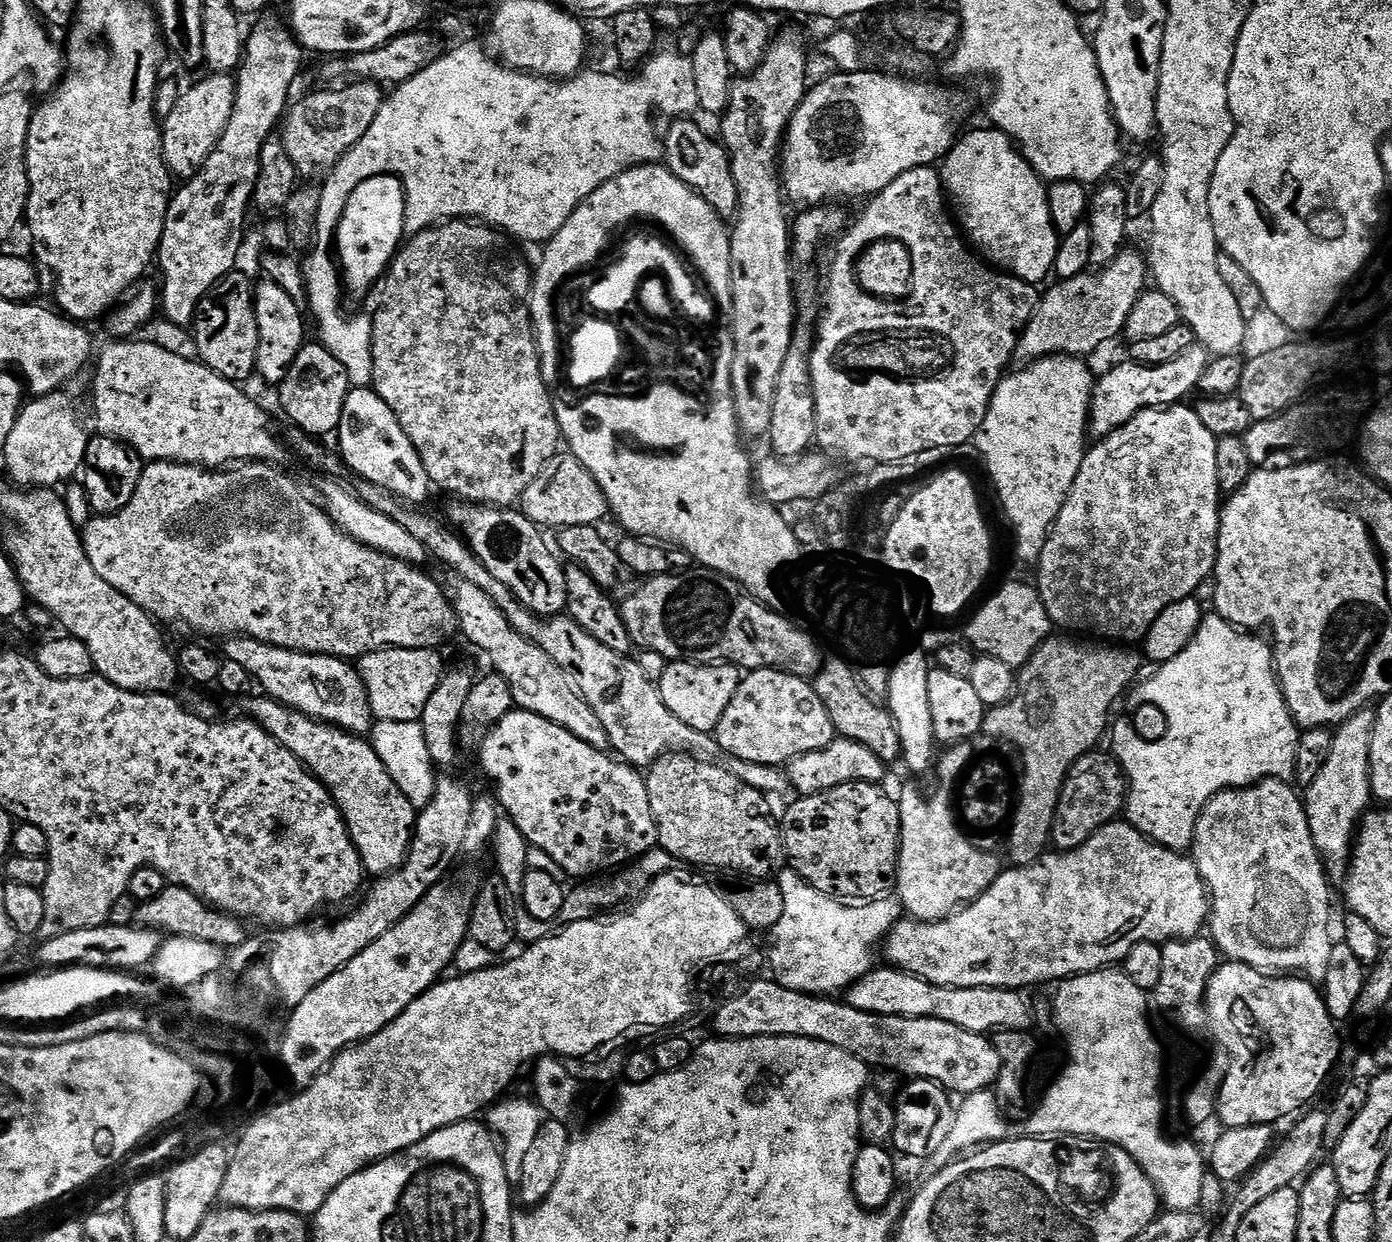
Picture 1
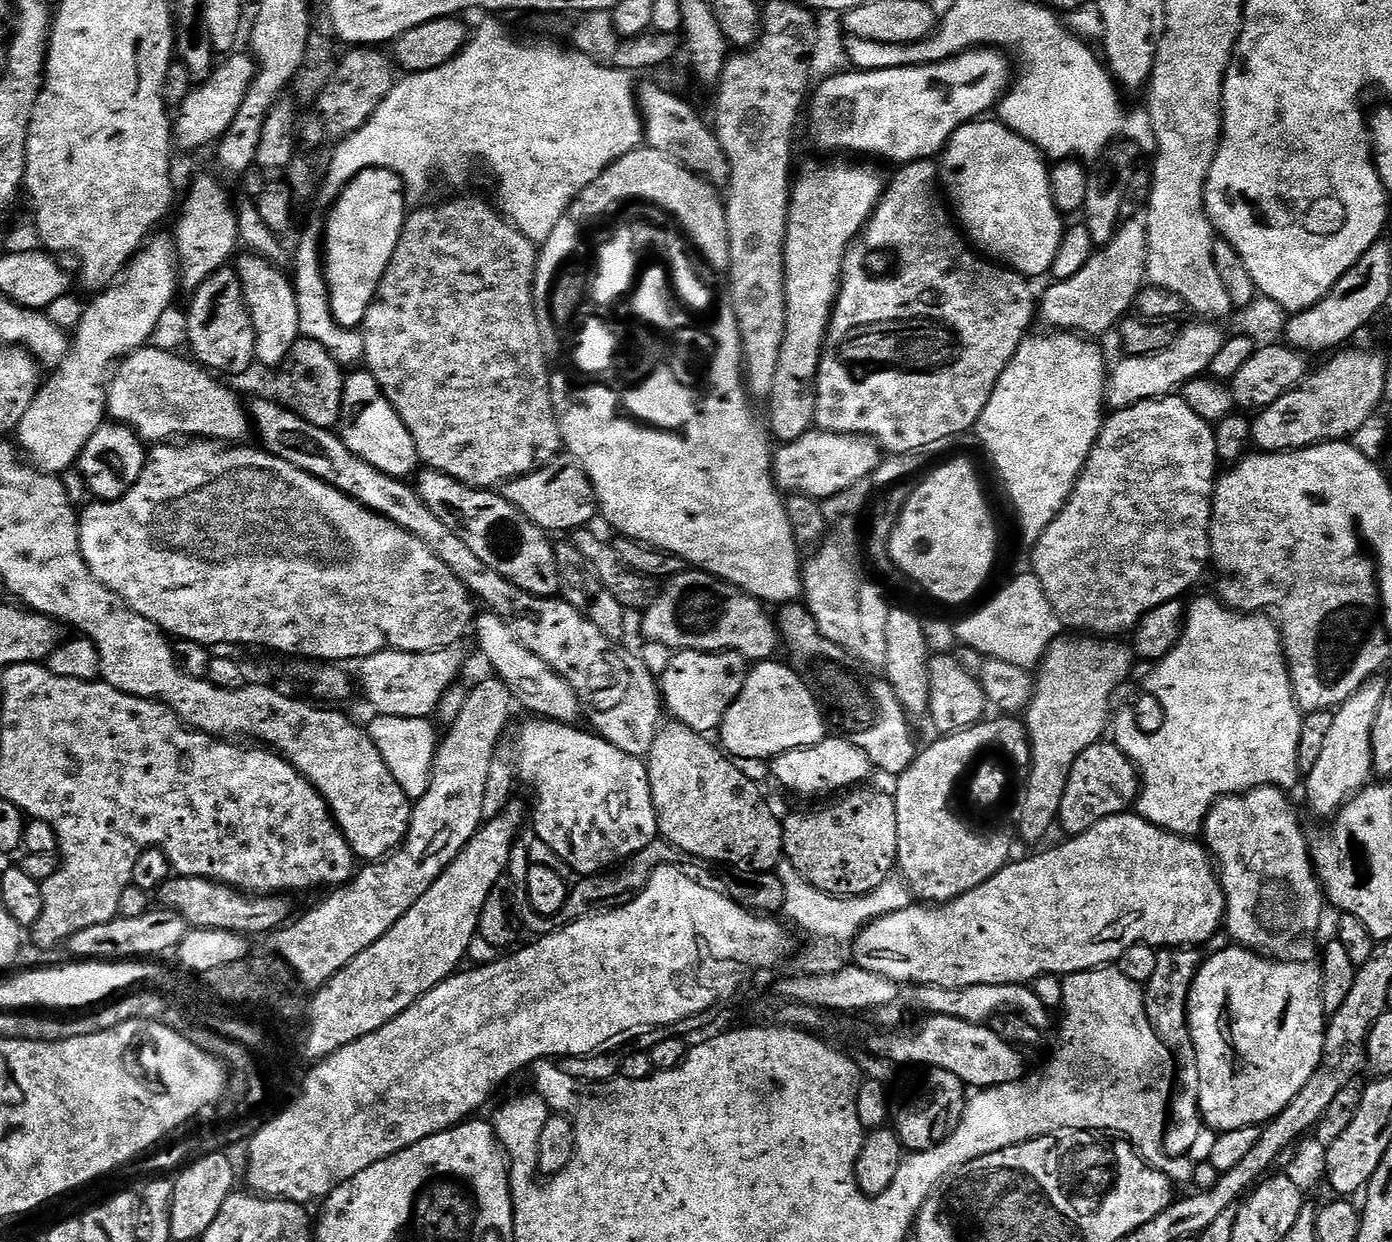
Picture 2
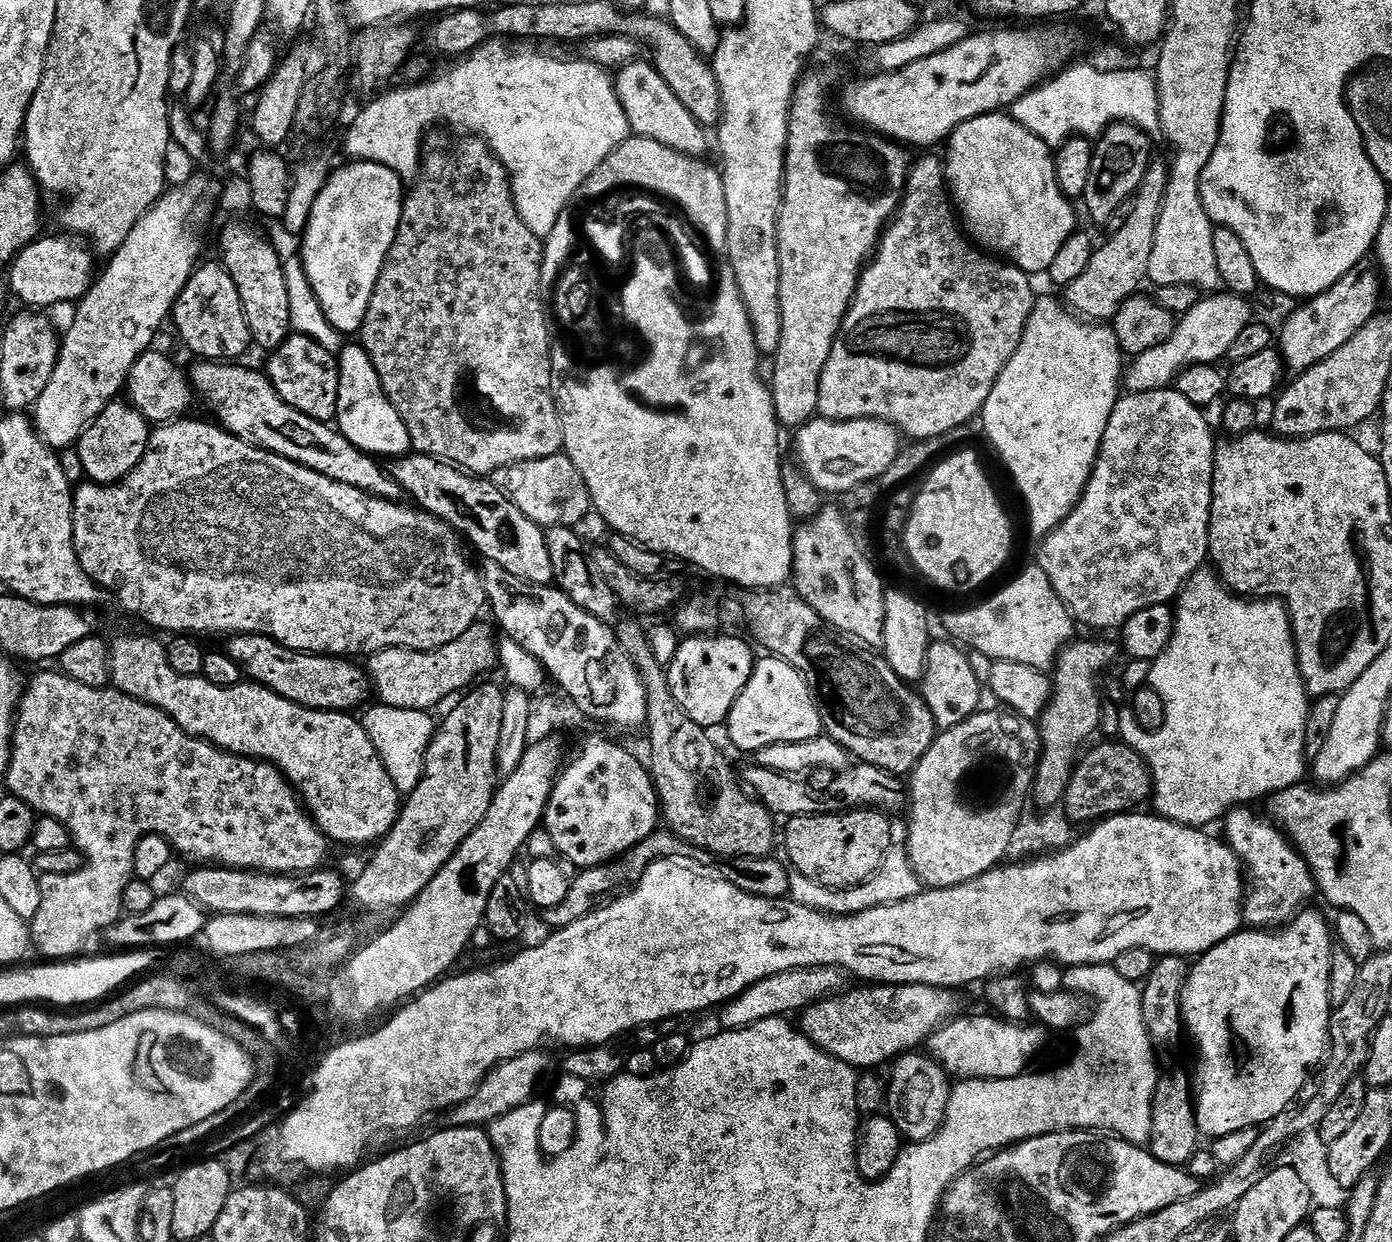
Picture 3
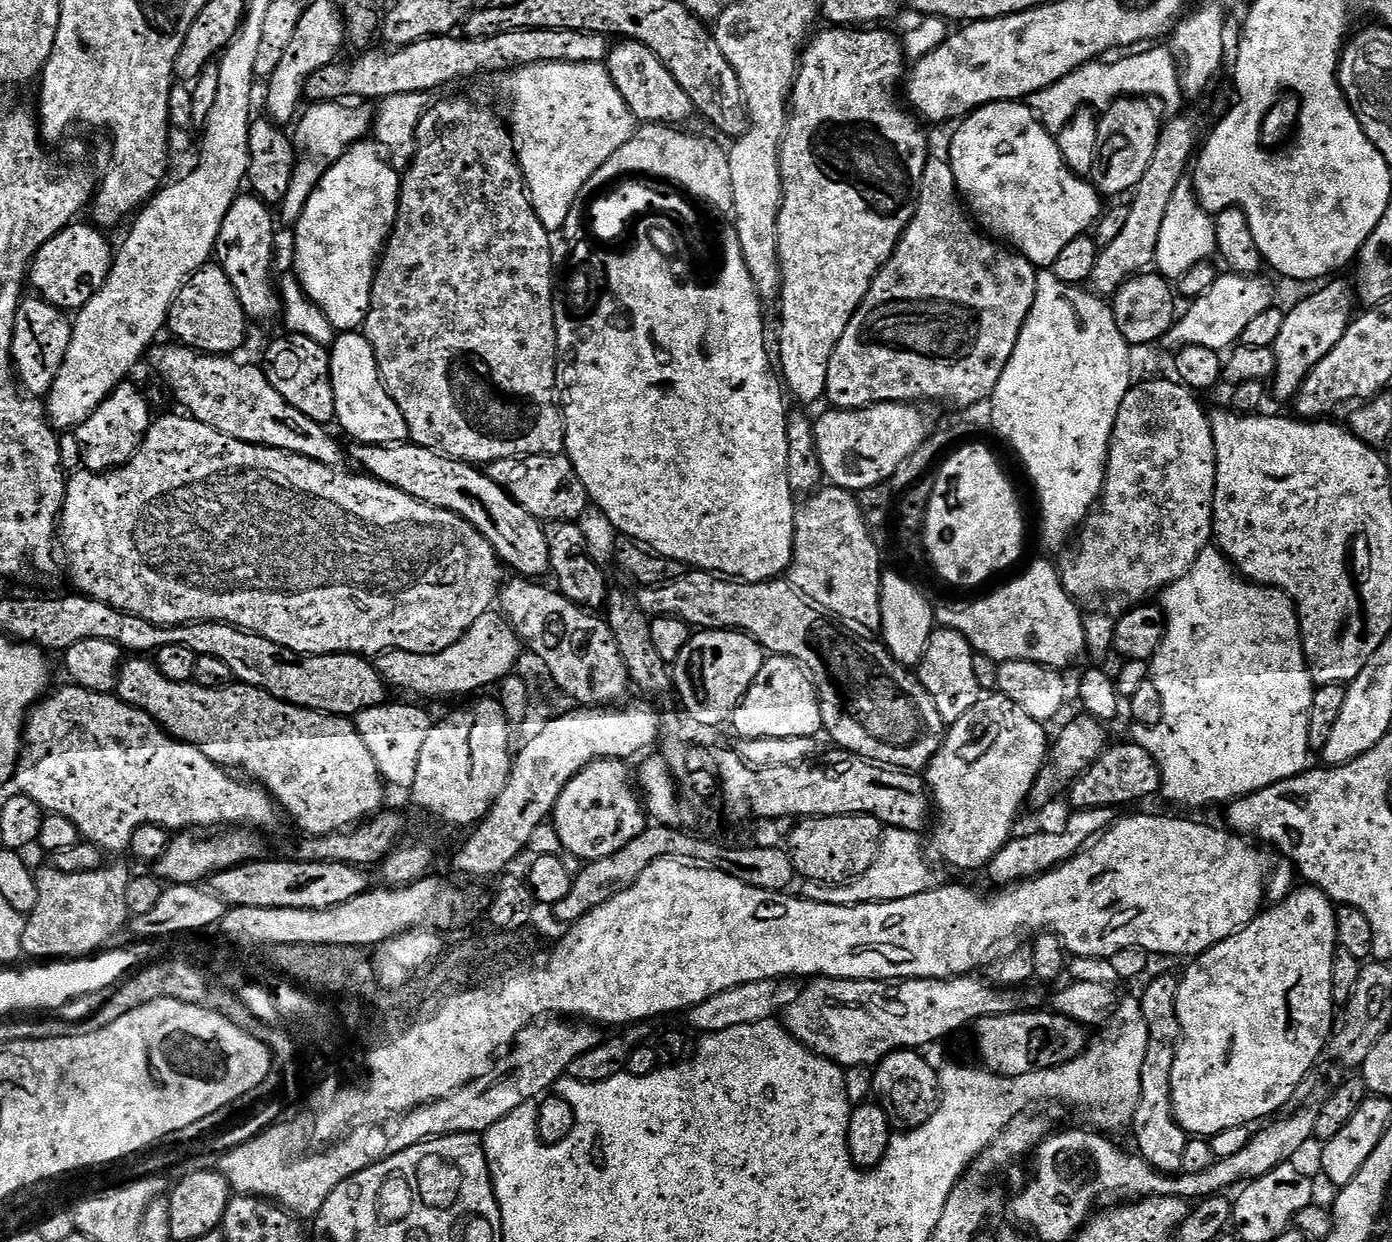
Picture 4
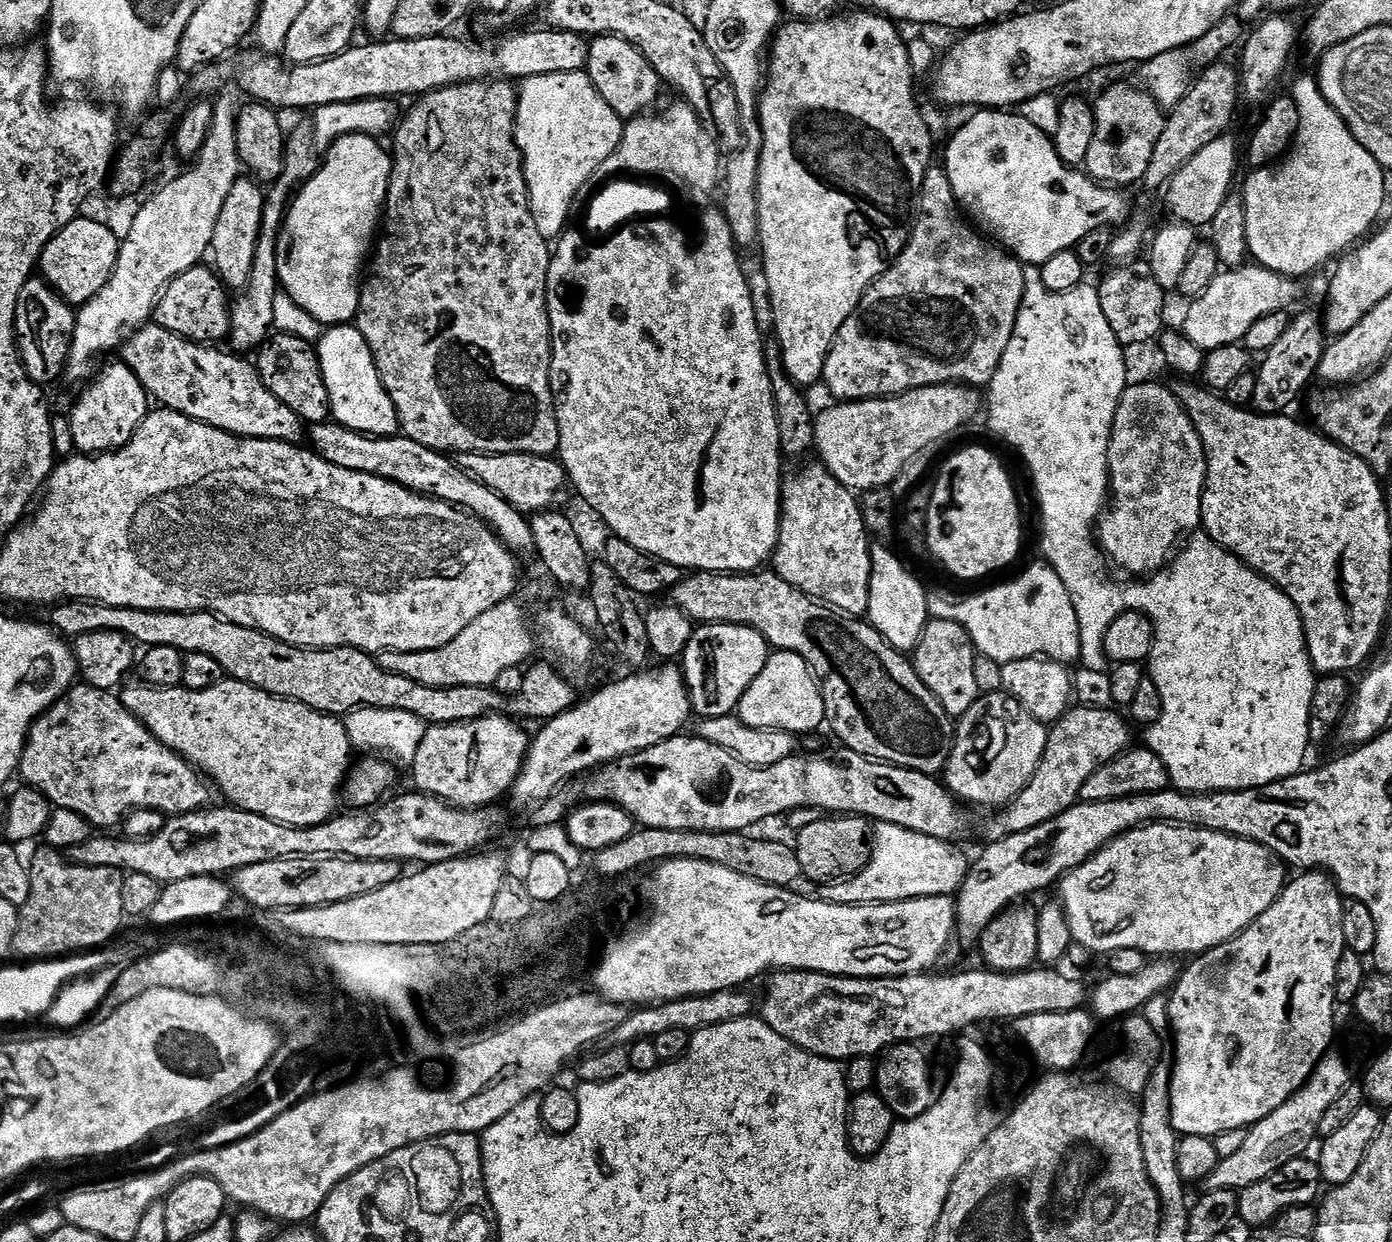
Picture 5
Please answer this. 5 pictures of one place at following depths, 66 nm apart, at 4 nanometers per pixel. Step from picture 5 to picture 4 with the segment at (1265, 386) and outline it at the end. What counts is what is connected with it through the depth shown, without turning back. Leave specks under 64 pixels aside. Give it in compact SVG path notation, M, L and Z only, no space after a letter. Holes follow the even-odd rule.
M1329 279L1320 286L1325 288L1310 293L1305 300L1298 301L1292 309L1284 312L1282 330L1278 333L1274 345L1275 371L1274 379L1271 381L1272 388L1280 400L1291 401L1300 391L1310 370L1314 370L1314 366L1318 366L1318 362L1322 362L1322 358L1326 358L1326 354L1330 354L1330 350L1334 350L1334 346L1342 342L1342 334L1346 334L1350 317L1353 315L1354 288L1349 281L1348 285L1346 281L1336 279Z

